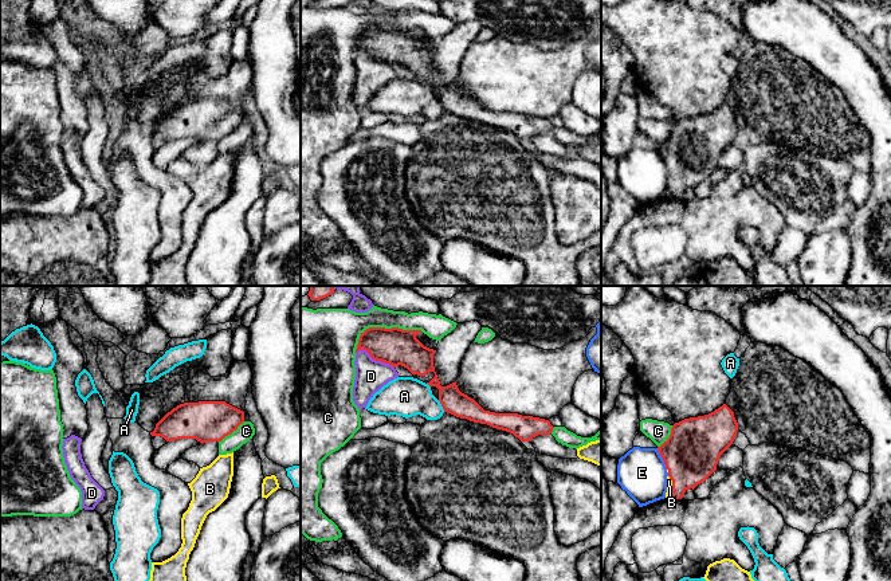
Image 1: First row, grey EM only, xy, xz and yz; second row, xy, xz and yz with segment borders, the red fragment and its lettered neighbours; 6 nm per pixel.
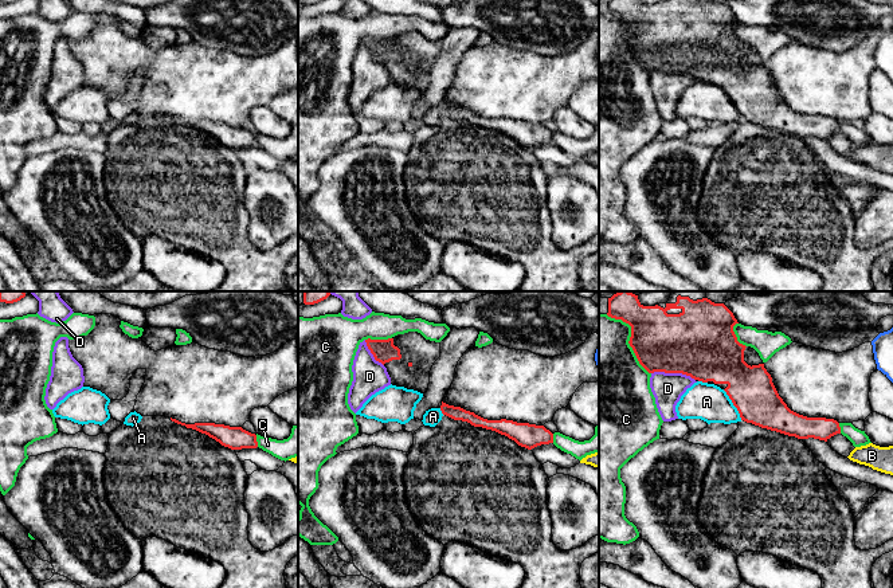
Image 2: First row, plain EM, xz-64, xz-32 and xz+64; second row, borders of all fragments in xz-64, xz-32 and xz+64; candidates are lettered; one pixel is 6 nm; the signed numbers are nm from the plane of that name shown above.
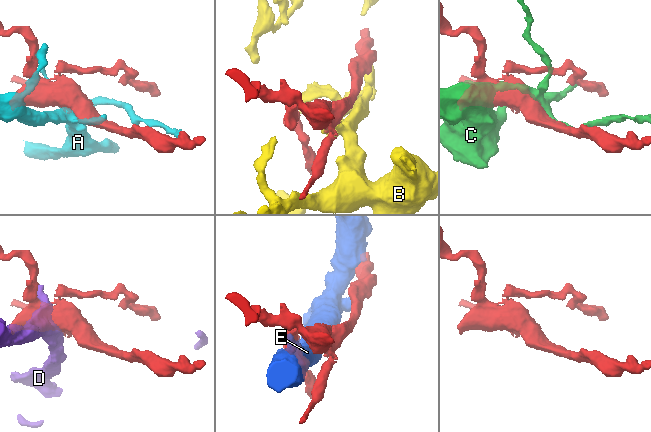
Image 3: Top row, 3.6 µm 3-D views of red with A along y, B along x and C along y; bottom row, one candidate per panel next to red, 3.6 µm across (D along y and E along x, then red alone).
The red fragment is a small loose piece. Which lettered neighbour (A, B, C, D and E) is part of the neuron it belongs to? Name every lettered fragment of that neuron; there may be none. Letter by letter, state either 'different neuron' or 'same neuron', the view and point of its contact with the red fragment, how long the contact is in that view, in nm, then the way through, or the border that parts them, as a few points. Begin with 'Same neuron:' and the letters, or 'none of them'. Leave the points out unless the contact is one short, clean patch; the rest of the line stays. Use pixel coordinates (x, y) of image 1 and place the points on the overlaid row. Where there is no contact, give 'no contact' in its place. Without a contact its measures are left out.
Same neuron: B
A: different neuron | xz (442, 405) | 80 nm
B: same neuron | yz (672, 486) | 140 nm
C: different neuron | xz (383, 328) | 440 nm
D: different neuron | xz (375, 358) | 260 nm
E: different neuron | yz (663, 459) | 140 nm

